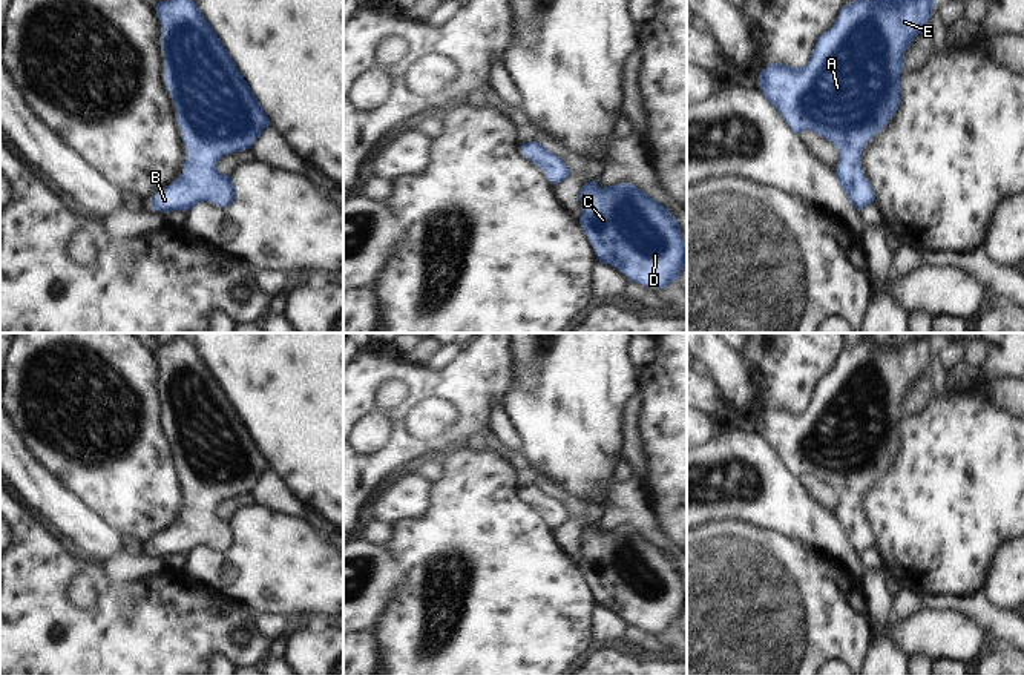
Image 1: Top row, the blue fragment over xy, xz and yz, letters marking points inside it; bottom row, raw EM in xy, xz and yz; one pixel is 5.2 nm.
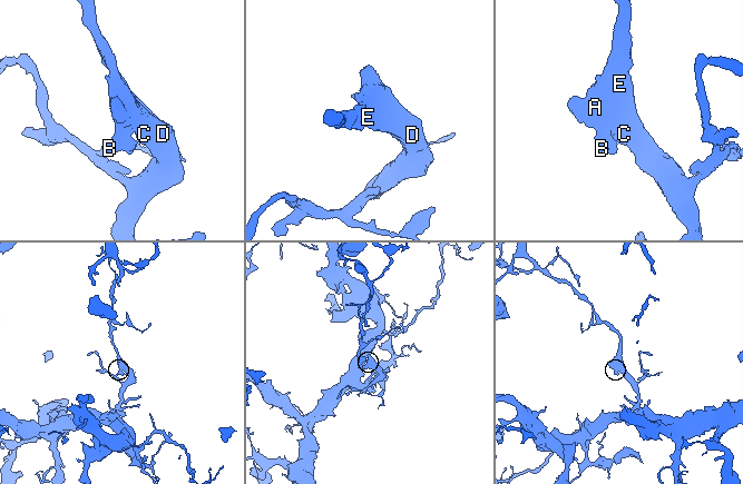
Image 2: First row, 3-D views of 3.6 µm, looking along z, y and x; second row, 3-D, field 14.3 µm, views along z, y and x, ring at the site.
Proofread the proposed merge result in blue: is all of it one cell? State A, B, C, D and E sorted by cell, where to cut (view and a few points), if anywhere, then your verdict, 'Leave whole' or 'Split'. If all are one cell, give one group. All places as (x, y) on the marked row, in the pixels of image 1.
Groups: A B C D E. No split. Leave whole

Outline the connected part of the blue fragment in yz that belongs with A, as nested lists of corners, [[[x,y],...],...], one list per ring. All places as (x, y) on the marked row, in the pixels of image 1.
[[[854,0],[842,6],[834,26],[817,38],[806,66],[766,64],[757,78],[765,98],[794,133],[812,130],[837,147],[835,176],[857,210],[875,201],[860,155],[900,106],[904,52],[929,28],[934,6],[935,0]]]

